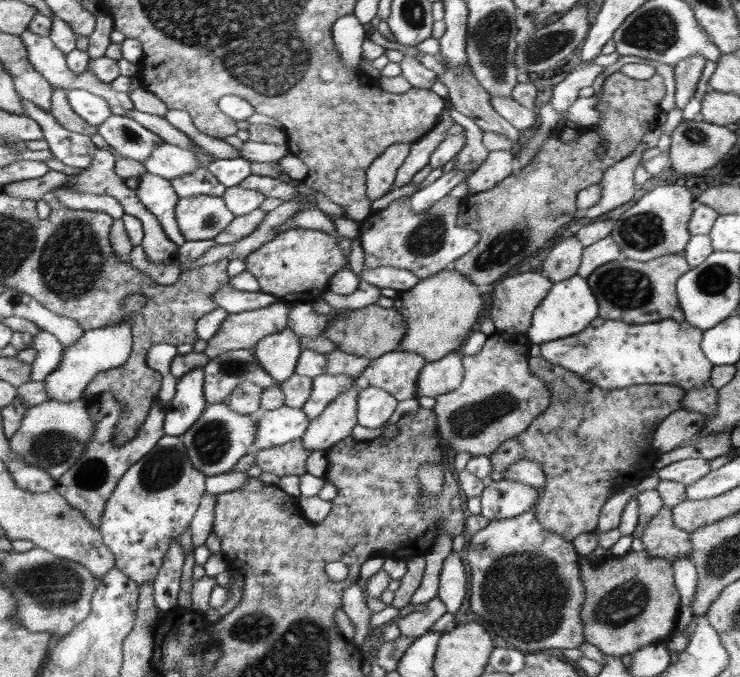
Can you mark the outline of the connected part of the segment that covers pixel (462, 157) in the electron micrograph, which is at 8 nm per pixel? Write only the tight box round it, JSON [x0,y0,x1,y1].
[449,106,489,175]

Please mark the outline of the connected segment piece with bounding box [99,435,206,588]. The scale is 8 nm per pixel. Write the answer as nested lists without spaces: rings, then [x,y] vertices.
[[[169,435],[120,477],[104,505],[99,531],[114,554],[116,567],[136,581],[138,588],[144,581],[154,580],[170,541],[180,540],[182,531],[190,525],[206,493],[205,480],[206,476],[190,464],[180,438]]]

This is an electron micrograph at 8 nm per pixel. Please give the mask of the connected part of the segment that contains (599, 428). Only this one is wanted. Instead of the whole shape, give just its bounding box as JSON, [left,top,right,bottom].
[490,355,687,541]

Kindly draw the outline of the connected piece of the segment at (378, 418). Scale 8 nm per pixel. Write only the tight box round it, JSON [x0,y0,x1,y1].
[357,386,399,428]

